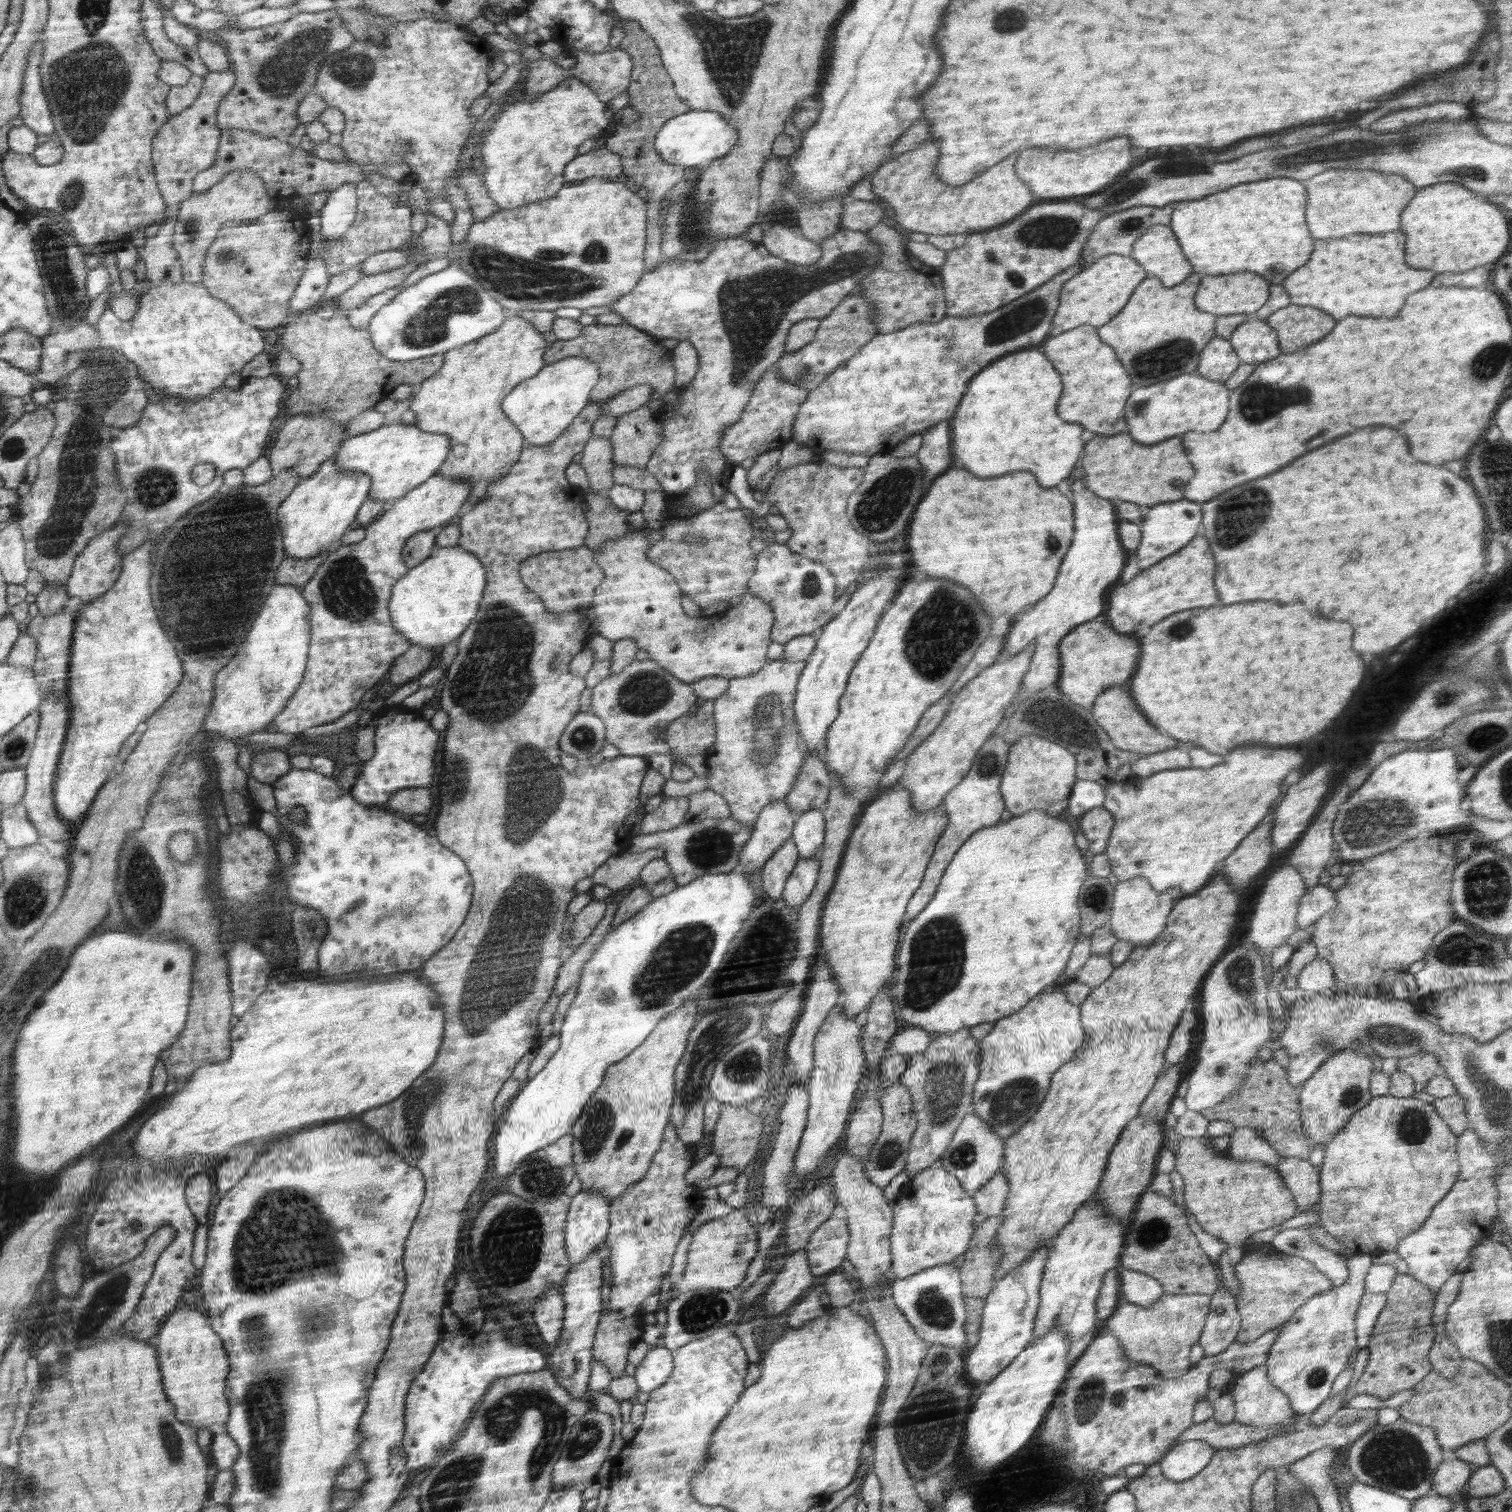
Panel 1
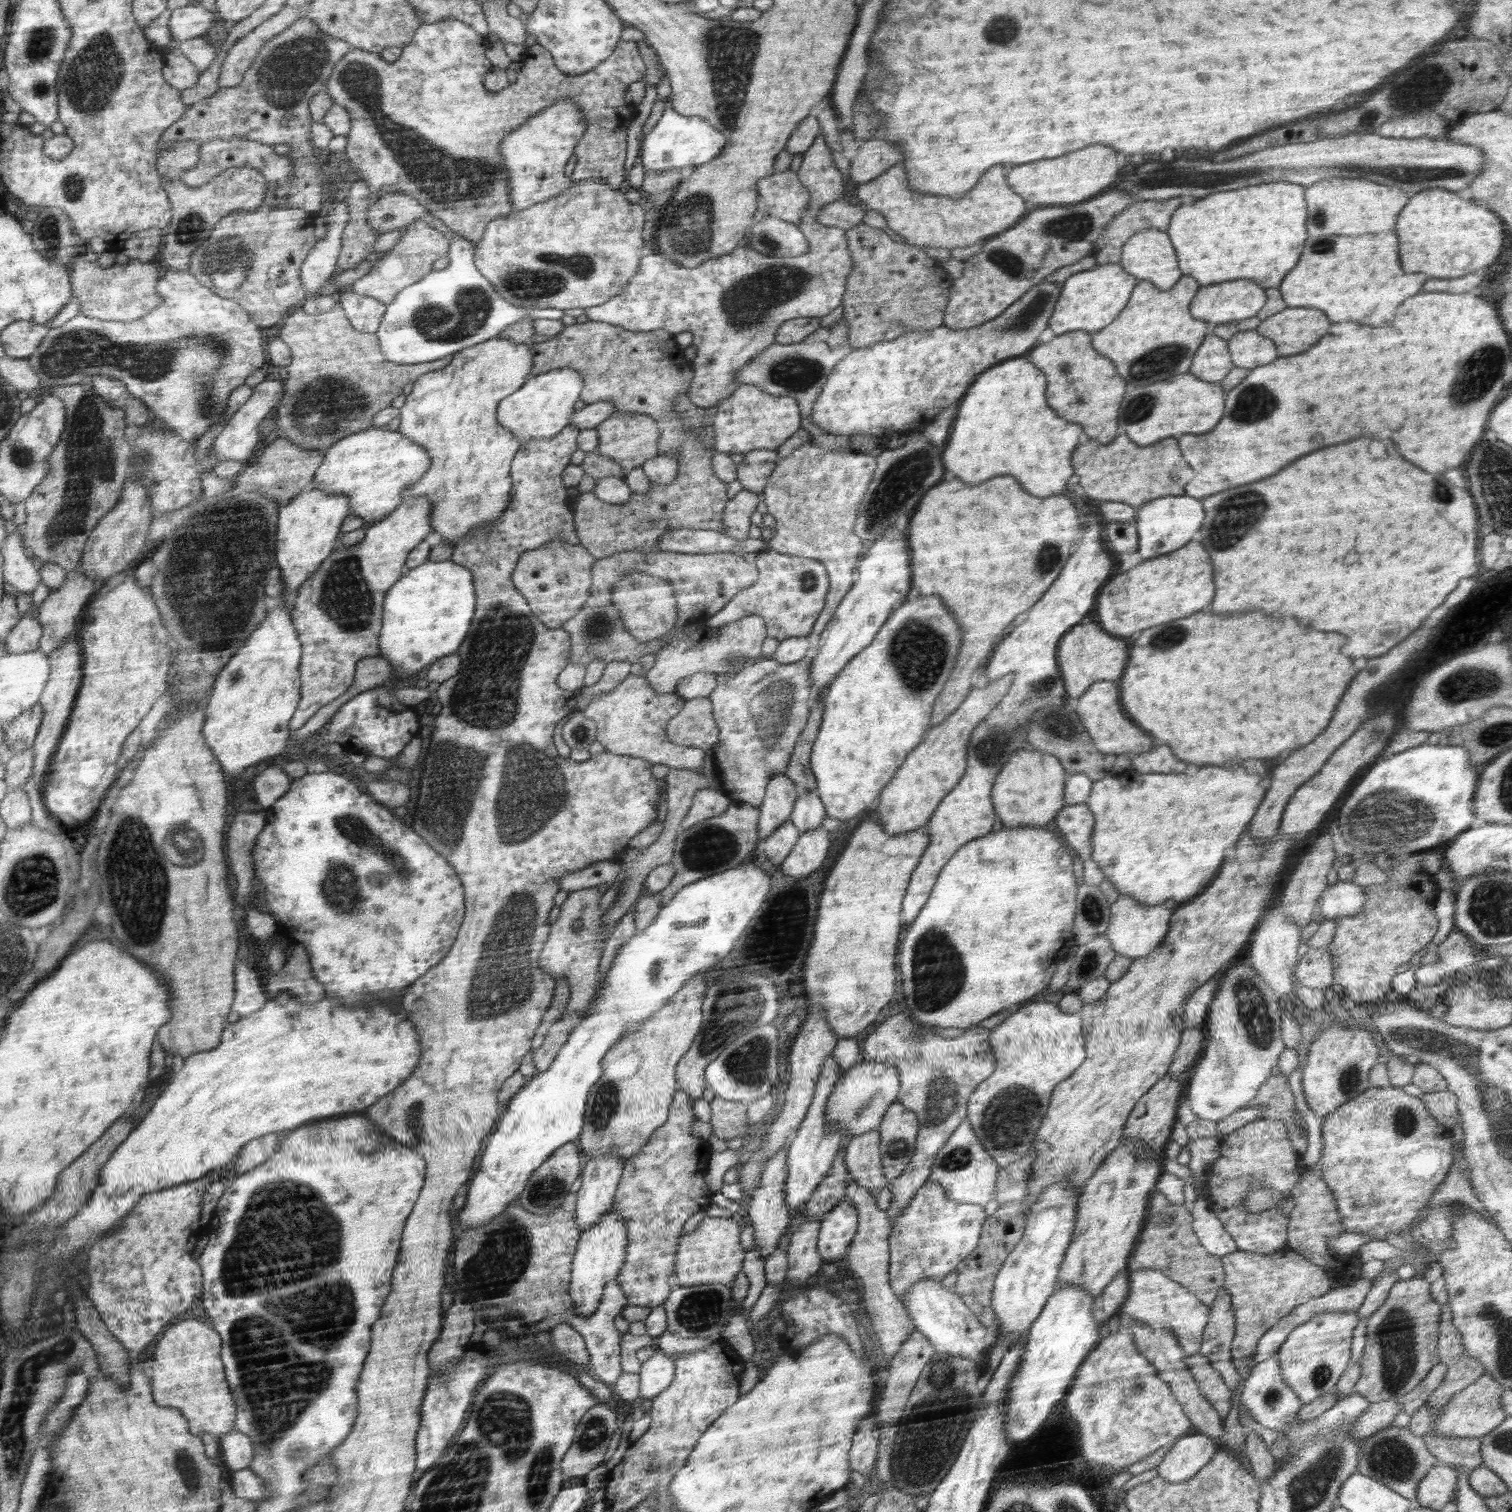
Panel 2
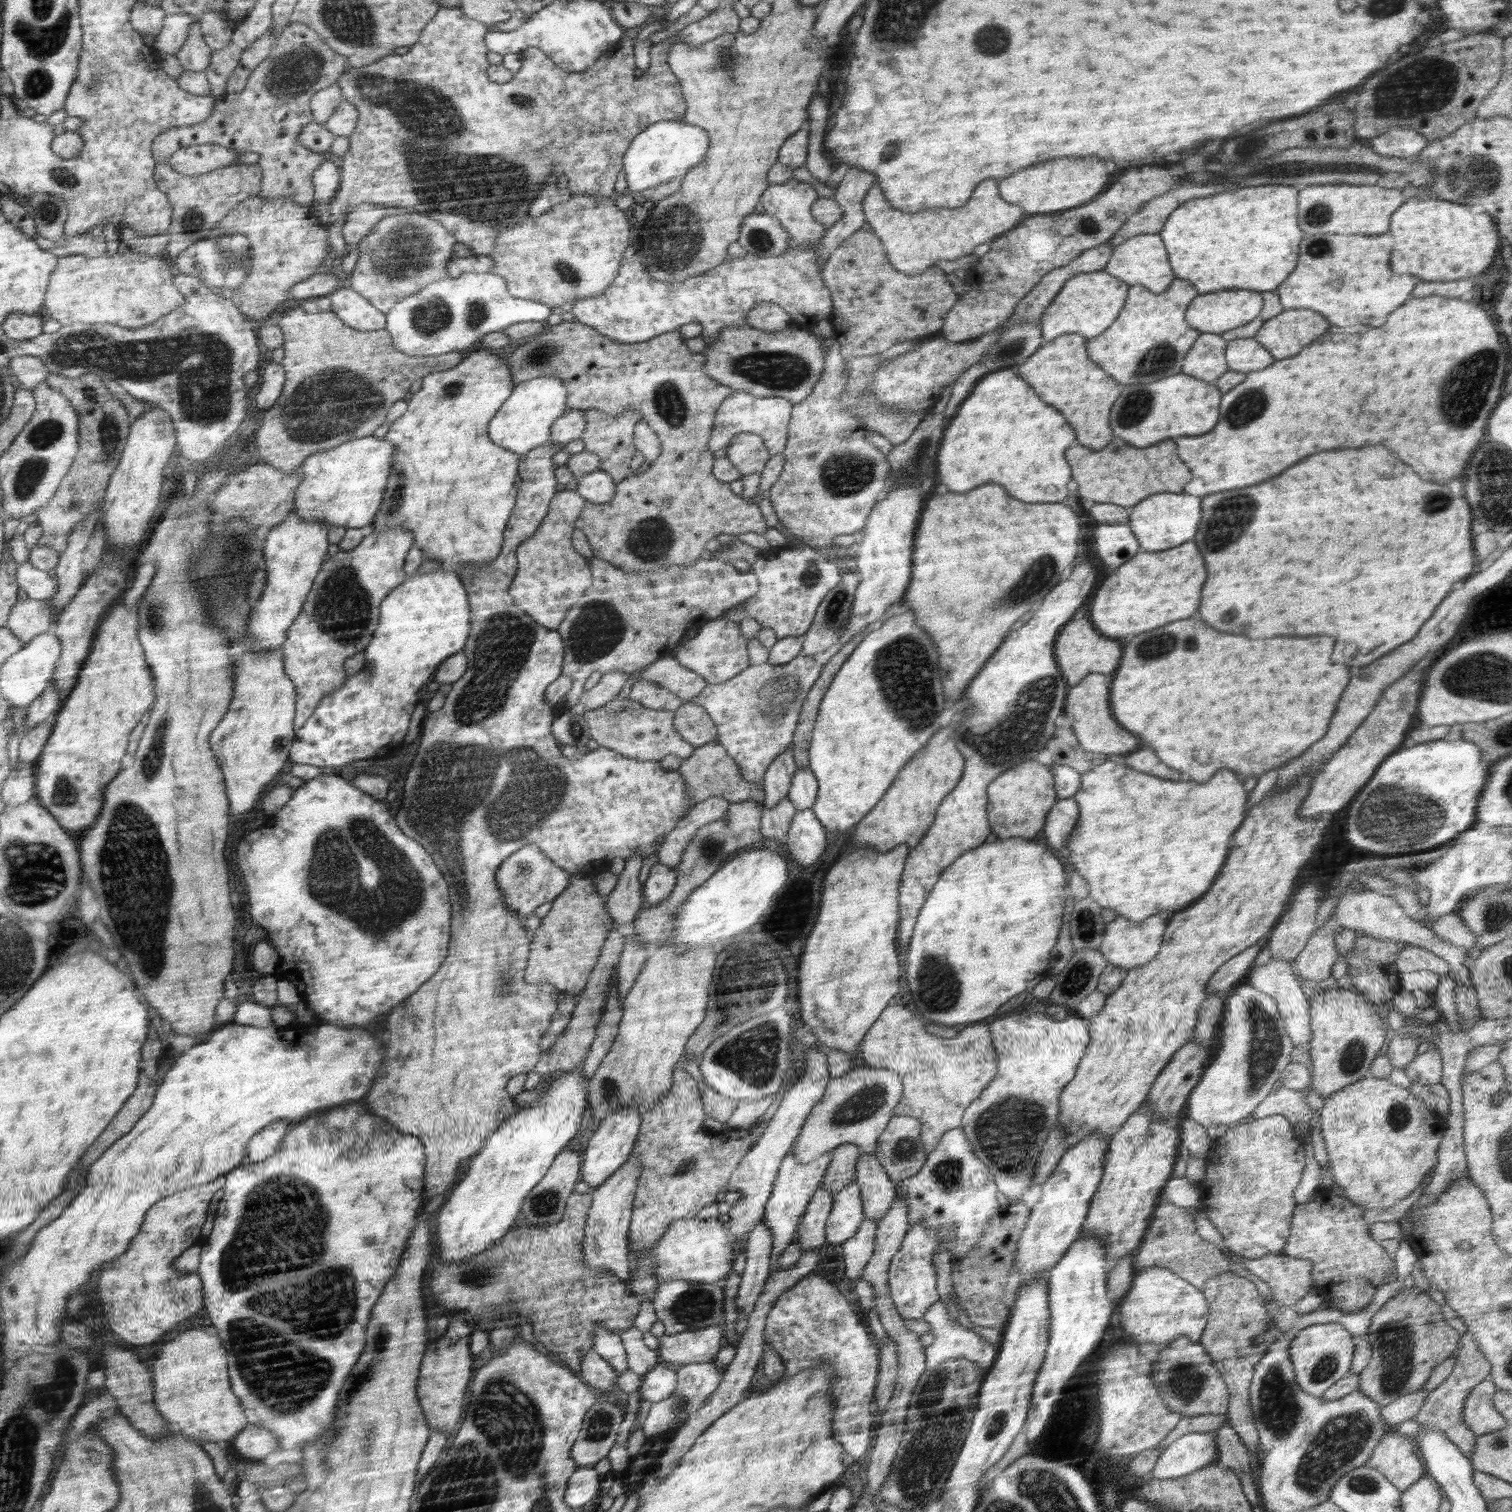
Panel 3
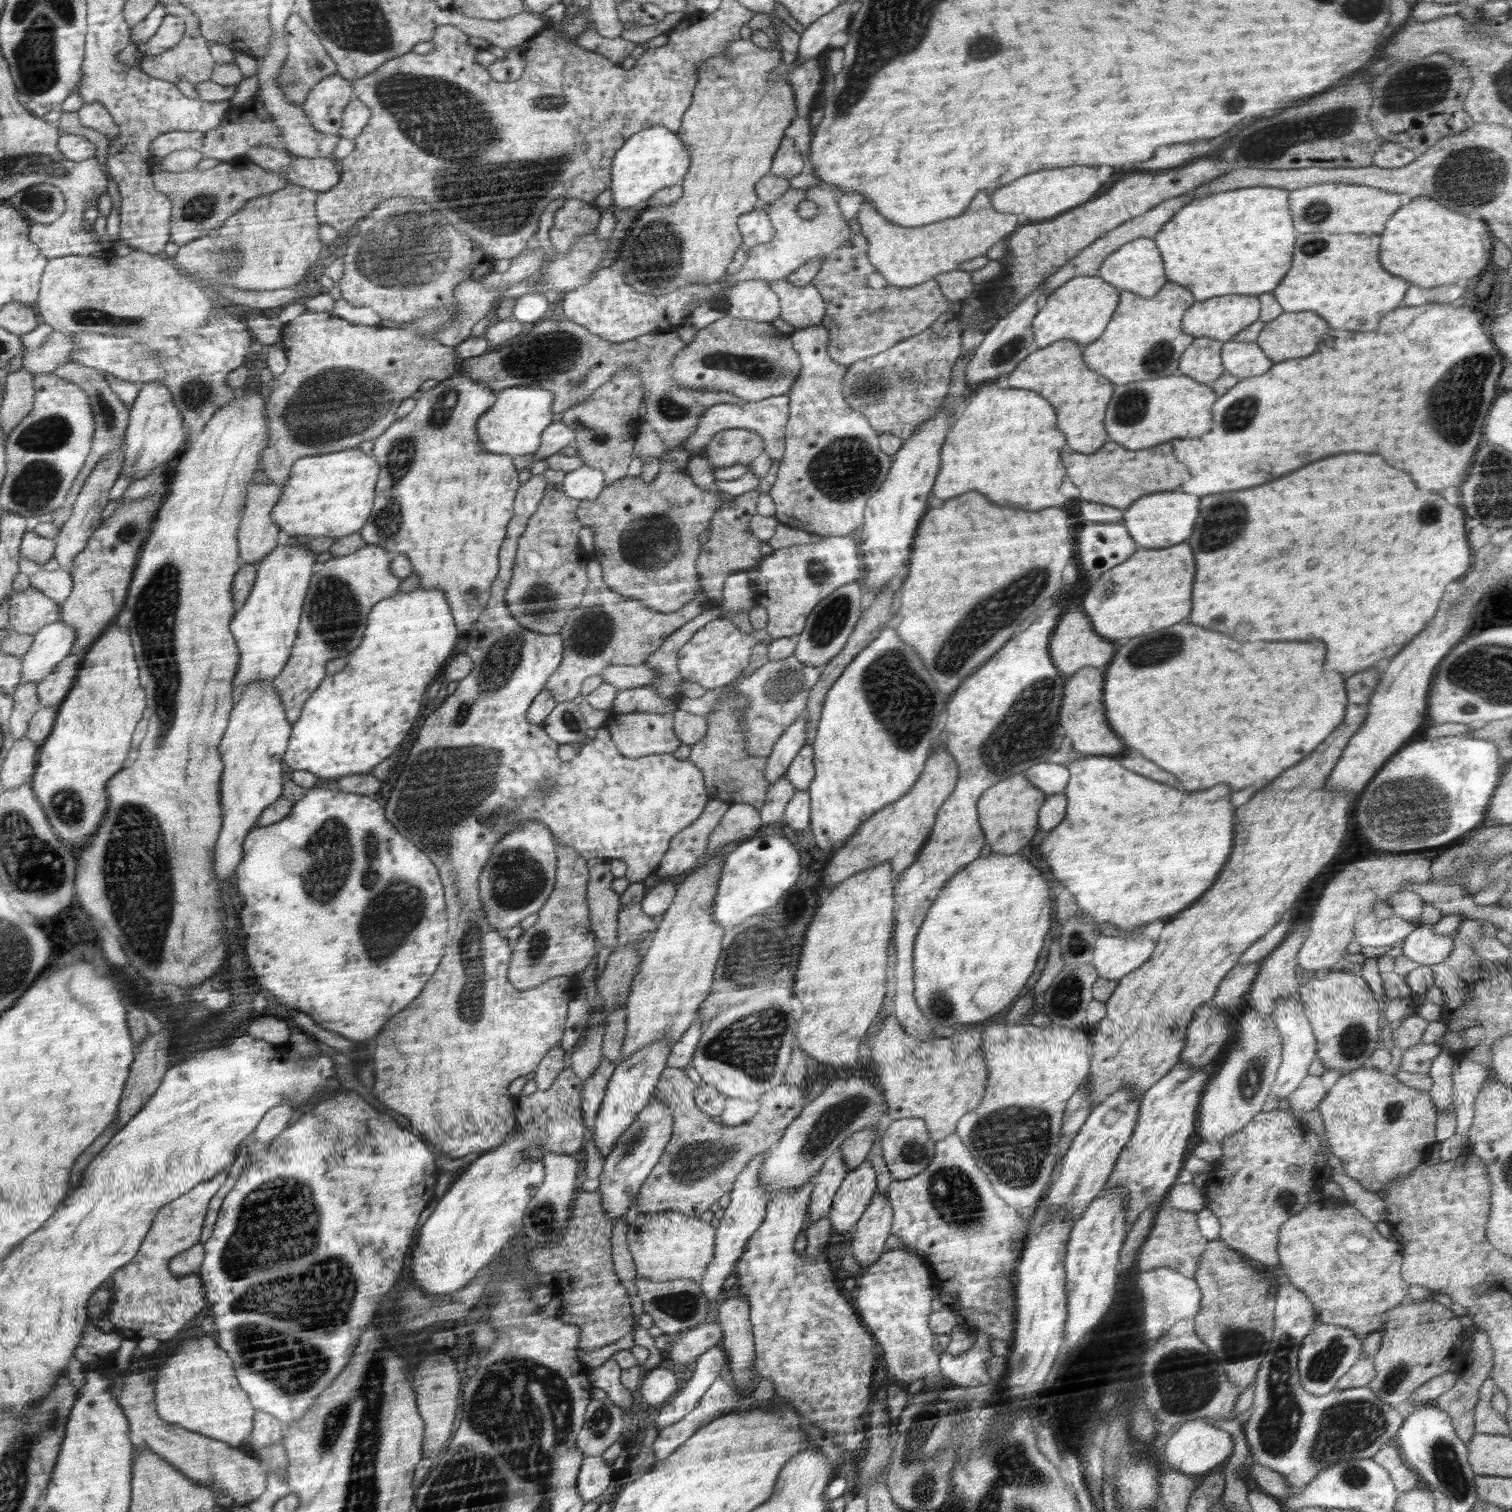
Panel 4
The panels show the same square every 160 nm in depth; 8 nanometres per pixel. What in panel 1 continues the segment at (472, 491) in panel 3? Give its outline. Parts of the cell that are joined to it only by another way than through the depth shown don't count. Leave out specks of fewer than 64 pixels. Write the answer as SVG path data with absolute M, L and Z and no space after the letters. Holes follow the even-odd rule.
M514 313L508 314L502 327L492 334L476 339L464 347L458 347L443 353L445 362L435 375L421 382L420 392L411 400L409 409L416 413L416 423L422 432L437 432L447 434L451 440L447 459L439 468L437 474L455 476L478 486L480 482L492 484L503 478L519 460L524 447L524 436L519 428L505 414L501 402L516 386L532 378L546 364L543 356L550 346L551 338L532 327L530 322L520 319Z

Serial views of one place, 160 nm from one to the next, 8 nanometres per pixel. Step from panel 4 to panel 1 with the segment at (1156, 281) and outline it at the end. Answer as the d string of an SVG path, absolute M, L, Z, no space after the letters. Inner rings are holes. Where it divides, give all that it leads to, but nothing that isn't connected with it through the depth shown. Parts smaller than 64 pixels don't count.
M1154 225L1145 229L1144 234L1141 234L1140 238L1134 241L1130 256L1136 263L1140 264L1140 267L1144 268L1147 277L1160 279L1166 288L1177 286L1194 274L1192 265L1184 257L1176 235L1169 225Z

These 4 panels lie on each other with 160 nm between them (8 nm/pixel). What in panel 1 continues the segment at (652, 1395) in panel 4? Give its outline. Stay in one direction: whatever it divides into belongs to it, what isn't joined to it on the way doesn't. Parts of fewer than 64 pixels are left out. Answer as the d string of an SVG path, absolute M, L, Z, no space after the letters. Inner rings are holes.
M660 1343L645 1354L633 1376L640 1391L651 1393L667 1382L672 1372L672 1353Z

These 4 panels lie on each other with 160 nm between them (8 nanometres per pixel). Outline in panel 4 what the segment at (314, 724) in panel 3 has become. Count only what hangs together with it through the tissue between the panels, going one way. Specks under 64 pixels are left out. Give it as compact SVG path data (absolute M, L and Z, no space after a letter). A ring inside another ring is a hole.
M418 587L412 592L396 592L392 597L384 599L372 607L370 618L372 620L368 620L368 636L364 636L364 644L360 644L349 655L346 666L340 672L332 676L326 676L311 698L307 700L299 719L294 721L287 755L284 756L284 763L286 763L290 771L307 770L308 772L313 772L318 777L320 776L320 778L326 778L326 780L341 778L346 775L371 773L373 768L380 764L382 760L385 761L396 750L396 746L406 738L406 734L410 732L410 728L414 724L414 718L420 712L420 702L422 702L422 696L426 692L426 686L434 680L434 676L438 674L438 670L444 664L444 660L456 648L458 629L456 628L451 610L448 608L443 590L424 590Z

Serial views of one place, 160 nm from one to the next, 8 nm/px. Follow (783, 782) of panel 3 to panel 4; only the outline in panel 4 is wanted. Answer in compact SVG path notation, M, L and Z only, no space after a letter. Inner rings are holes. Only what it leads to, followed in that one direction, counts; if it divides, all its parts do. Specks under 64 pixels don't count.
M808 713L800 716L796 724L792 724L790 732L784 732L784 740L776 744L776 752L767 757L766 776L769 784L776 782L778 778L786 776L788 768L795 762L796 756L803 750L806 741L806 721Z

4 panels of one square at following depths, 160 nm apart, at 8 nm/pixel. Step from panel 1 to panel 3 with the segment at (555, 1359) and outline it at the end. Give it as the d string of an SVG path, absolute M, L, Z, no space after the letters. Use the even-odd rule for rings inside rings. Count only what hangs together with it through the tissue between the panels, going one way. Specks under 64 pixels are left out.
M631 1153L626 1163L610 1175L606 1182L591 1192L594 1197L590 1214L587 1216L586 1236L584 1236L585 1263L588 1270L608 1270L623 1282L629 1282L628 1240L631 1217L634 1215L634 1200L639 1188L639 1178L643 1174L641 1160Z

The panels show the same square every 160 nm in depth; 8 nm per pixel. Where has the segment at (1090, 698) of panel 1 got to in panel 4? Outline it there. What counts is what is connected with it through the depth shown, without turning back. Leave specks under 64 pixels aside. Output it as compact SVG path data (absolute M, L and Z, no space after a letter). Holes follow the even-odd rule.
M1068 606L1064 609L1065 611L1057 620L1054 633L1052 633L1048 643L1051 659L1058 672L1069 677L1084 667L1100 668L1110 664L1114 654L1116 654L1116 648L1112 646L1112 642L1102 640L1100 636L1096 636L1096 632L1092 630L1092 623L1088 620L1088 615L1084 610L1068 608Z

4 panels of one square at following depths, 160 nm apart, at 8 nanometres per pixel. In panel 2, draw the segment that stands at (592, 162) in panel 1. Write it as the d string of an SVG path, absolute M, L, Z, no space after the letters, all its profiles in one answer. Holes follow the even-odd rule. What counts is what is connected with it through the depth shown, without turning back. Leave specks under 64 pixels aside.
M442 19L438 22L431 22L430 24L424 23L419 27L419 30L415 32L415 36L408 43L407 46L402 47L402 55L394 62L387 62L382 59L378 54L364 52L360 49L354 49L348 55L344 55L338 63L335 64L335 68L327 88L324 90L328 92L333 98L334 104L342 105L350 113L352 120L351 130L346 135L347 145L343 156L347 157L349 163L355 168L359 180L363 180L371 192L377 190L385 190L385 192L394 192L395 190L401 190L404 194L413 196L424 208L445 208L452 207L456 204L462 206L494 206L494 218L500 216L508 216L513 212L513 202L509 194L509 172L505 167L503 156L500 154L500 142L503 142L505 138L514 132L521 124L525 123L535 114L539 114L541 110L547 110L549 106L556 104L559 100L573 100L581 112L583 112L583 118L585 118L585 128L583 138L579 140L578 146L575 148L576 164L573 170L573 179L576 182L586 179L598 179L602 181L602 184L607 184L611 188L619 188L622 184L624 174L624 160L626 158L626 137L628 136L628 128L630 124L634 122L634 118L638 112L637 106L632 103L627 103L624 100L625 89L630 86L632 82L638 82L643 80L645 75L646 66L639 54L639 48L636 48L636 42L632 40L620 40L619 47L616 51L612 52L606 60L603 60L599 66L594 67L588 72L584 72L578 75L572 75L562 72L555 64L555 59L552 54L540 44L535 44L530 47L526 47L526 53L521 61L520 72L517 75L517 81L508 85L506 89L500 93L491 93L486 87L486 76L490 74L492 67L491 61L487 59L487 51L491 46L491 43L486 36L482 36L480 32L473 29L468 23L459 21L456 19Z

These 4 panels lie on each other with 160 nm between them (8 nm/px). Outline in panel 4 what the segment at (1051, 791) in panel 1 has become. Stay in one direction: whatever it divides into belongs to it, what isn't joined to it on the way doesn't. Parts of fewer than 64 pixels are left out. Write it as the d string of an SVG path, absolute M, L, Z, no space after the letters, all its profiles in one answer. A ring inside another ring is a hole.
M1024 773L993 784L983 793L979 800L979 823L992 853L1016 854L1028 844L1039 829L1038 813L1046 797L1044 792L1027 780Z

